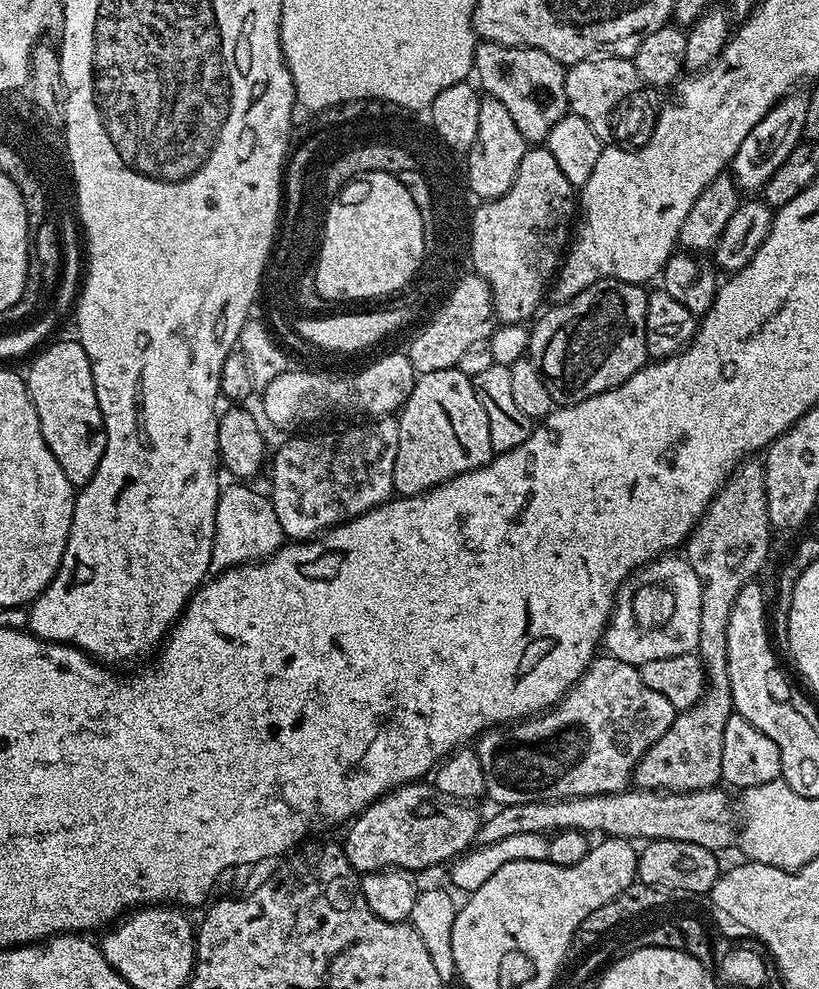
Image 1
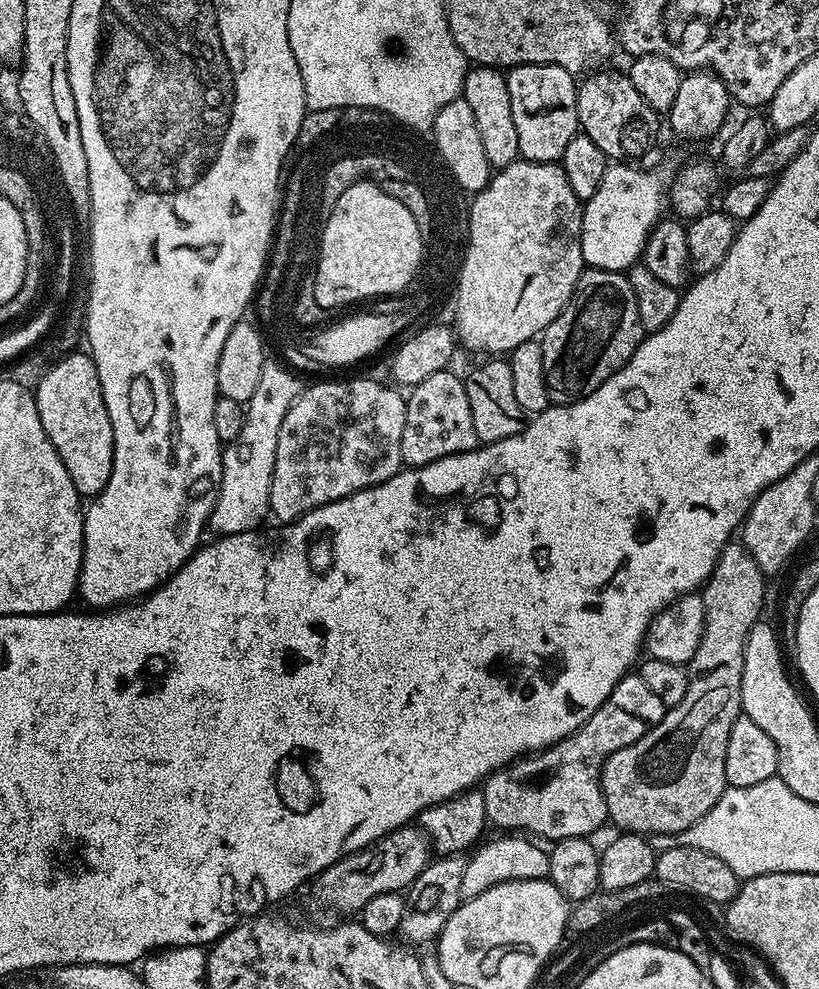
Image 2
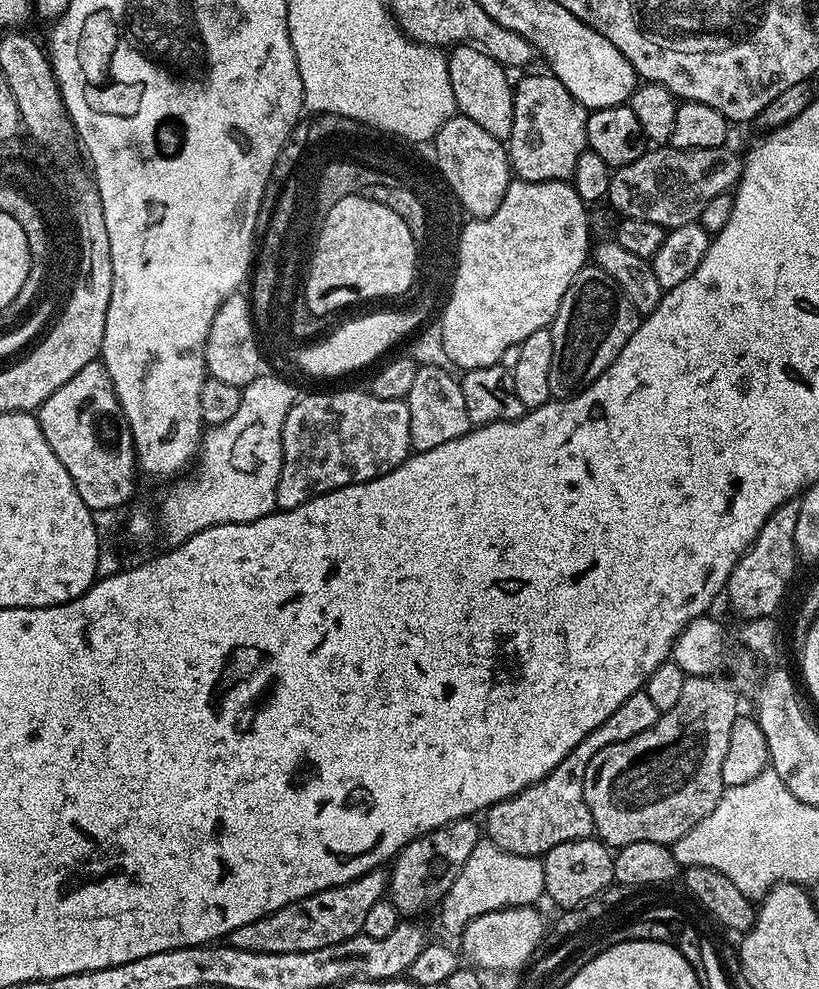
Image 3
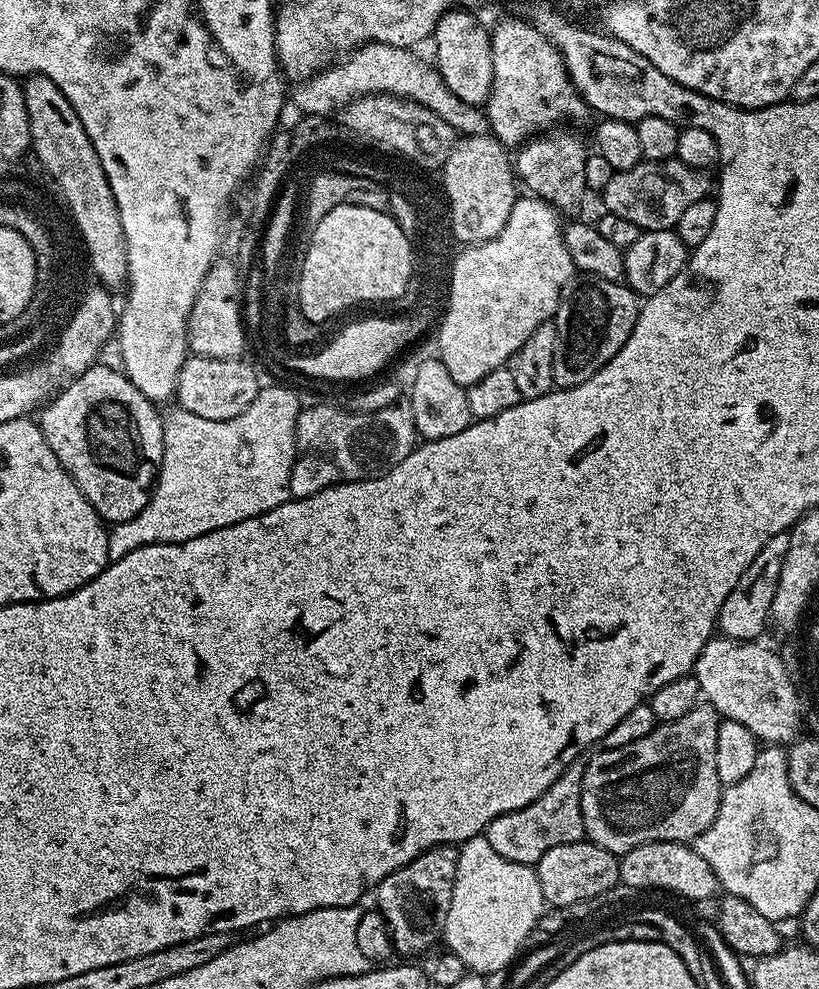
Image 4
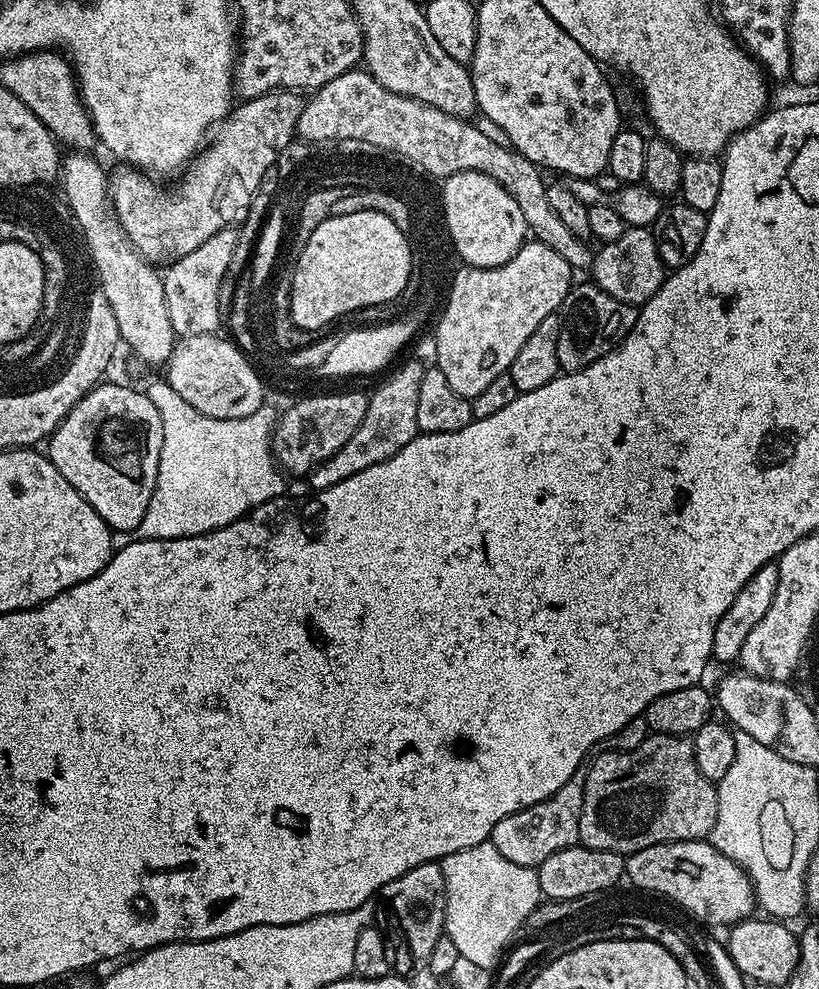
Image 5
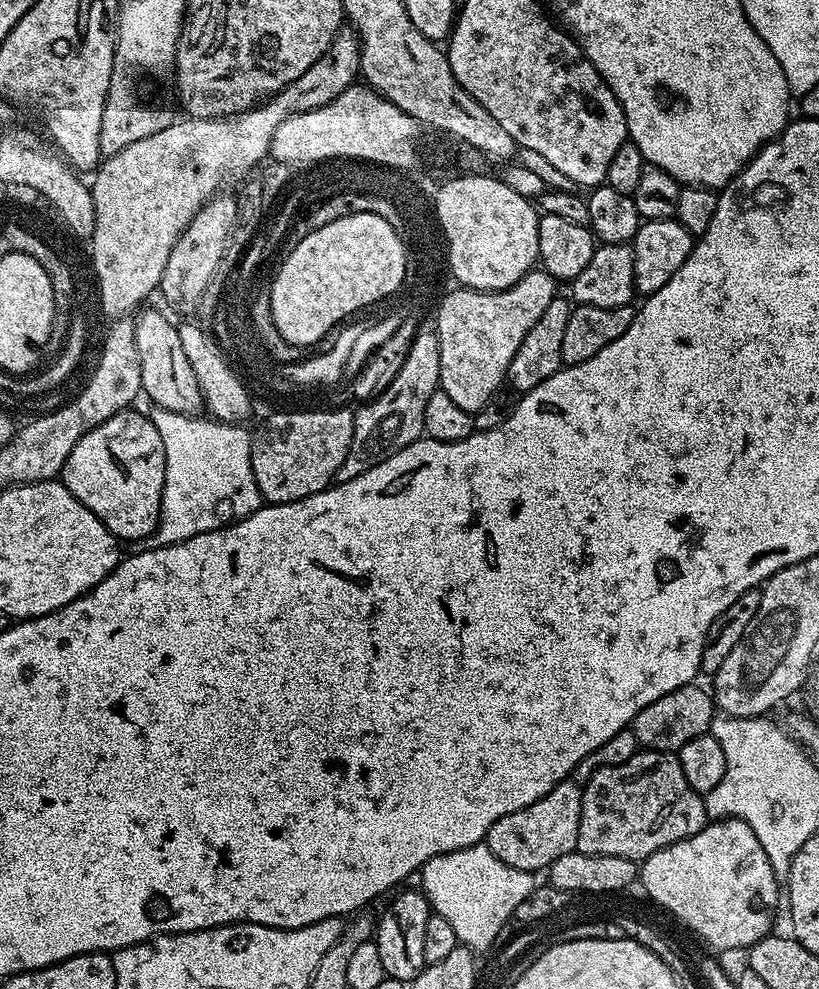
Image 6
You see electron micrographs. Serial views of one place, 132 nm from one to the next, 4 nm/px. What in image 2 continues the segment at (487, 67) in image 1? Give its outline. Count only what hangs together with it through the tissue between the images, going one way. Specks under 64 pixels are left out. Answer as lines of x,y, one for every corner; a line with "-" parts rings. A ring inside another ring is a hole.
519,64
507,69
510,90
510,110
514,114
514,126
518,129
520,156
530,162
555,164
566,154
570,138
580,132
578,122
578,80
562,66
553,64

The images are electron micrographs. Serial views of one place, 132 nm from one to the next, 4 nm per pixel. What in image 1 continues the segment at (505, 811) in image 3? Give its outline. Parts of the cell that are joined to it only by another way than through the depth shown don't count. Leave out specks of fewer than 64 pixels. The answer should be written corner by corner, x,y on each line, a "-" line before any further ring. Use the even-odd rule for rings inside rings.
607,654
597,655
596,659
592,661
592,665
582,674
582,678
578,678
576,685
568,692
565,692
564,696
553,708
548,709
546,712
541,712
539,716
530,716
526,720
518,720
507,726
489,728
487,732
480,733
475,741
474,750
479,754
482,762
484,791
487,799
492,799
493,805
503,806
524,802
572,800
576,796
601,796
611,792
623,792
629,787
636,771
636,764
642,758
642,754
646,754
646,750
650,750
650,746
654,742
658,742
658,738
662,738
662,734
666,734
666,730
670,730
677,711
677,708
670,706
670,702
666,698
662,698
662,694
650,690
650,686
646,686
646,682
642,682
637,665
627,664

